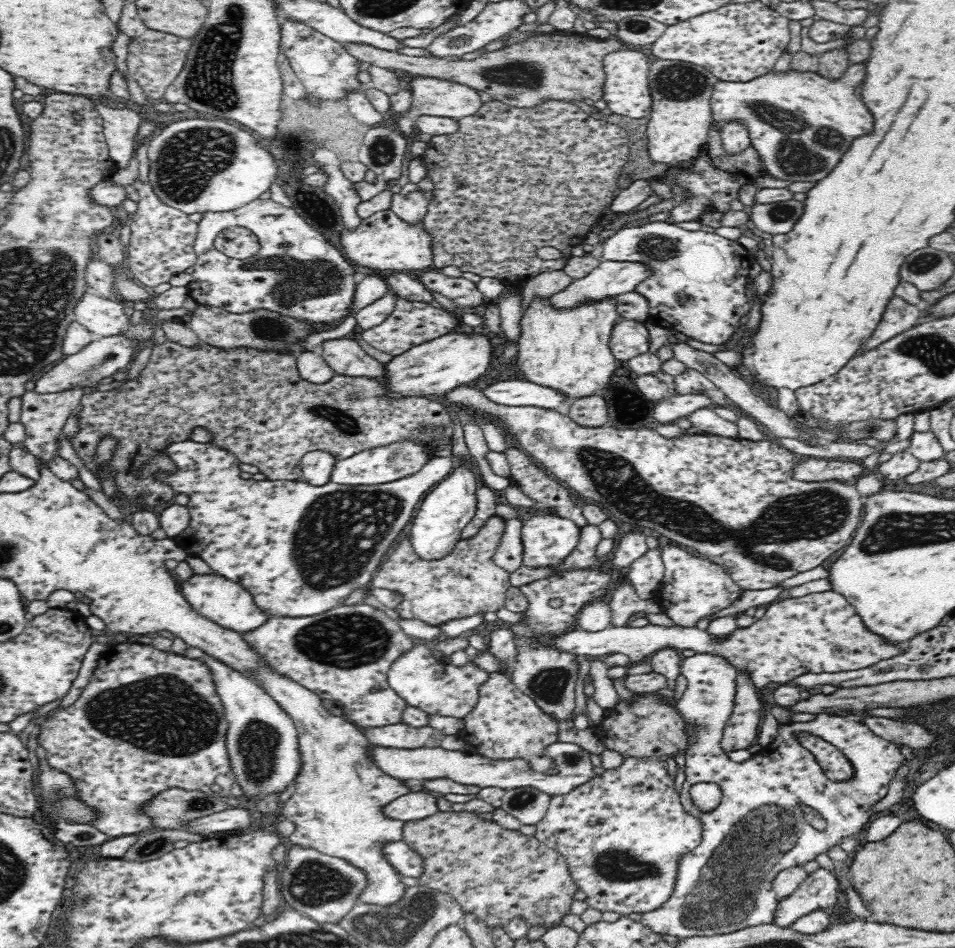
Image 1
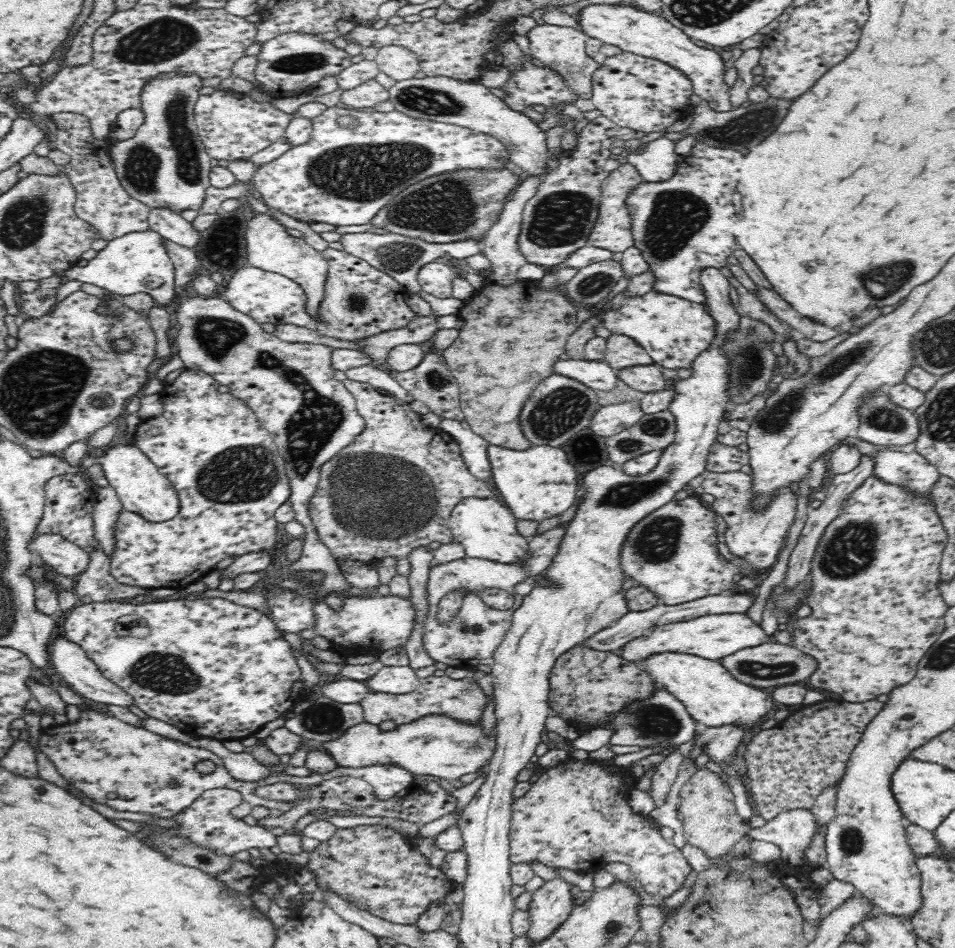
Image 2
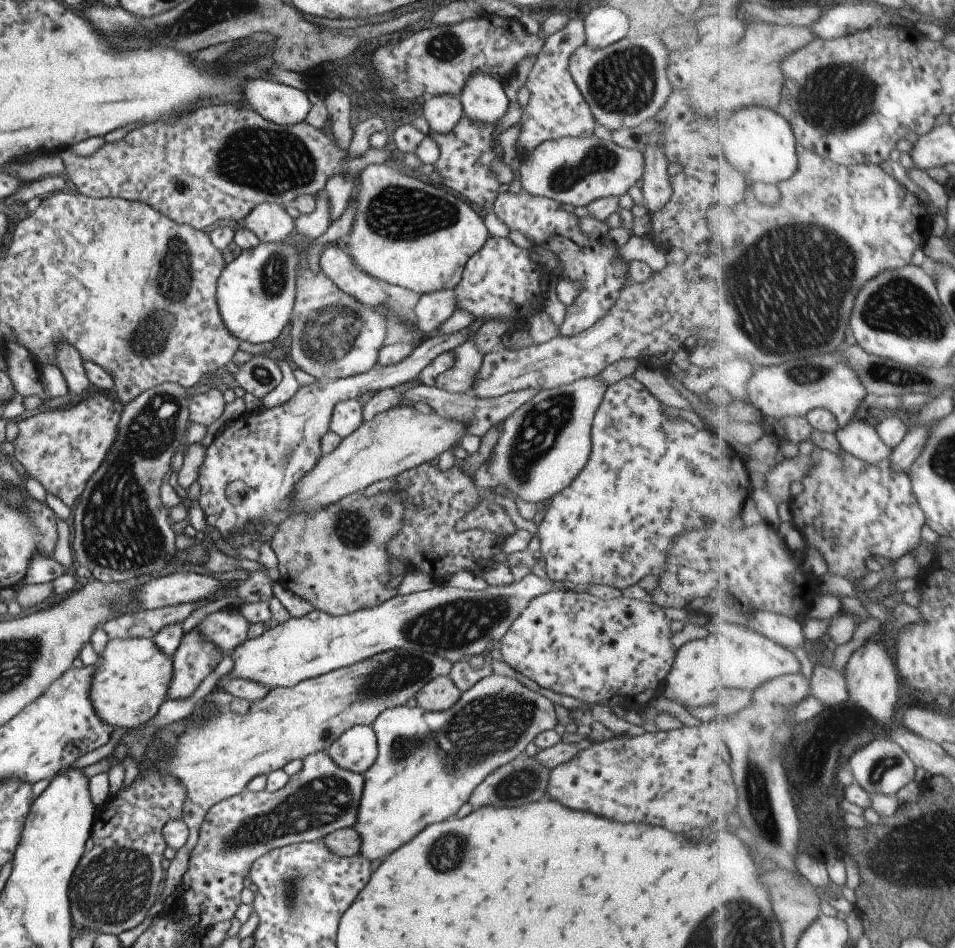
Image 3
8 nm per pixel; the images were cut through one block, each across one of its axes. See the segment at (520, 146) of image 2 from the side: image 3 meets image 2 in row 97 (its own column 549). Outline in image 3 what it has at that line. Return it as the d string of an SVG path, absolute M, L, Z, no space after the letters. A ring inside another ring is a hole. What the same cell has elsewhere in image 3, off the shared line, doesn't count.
M591 376L537 392L501 424L490 460L471 479L475 488L504 487L531 504L551 500L577 478L587 462L592 418L606 390L603 380Z

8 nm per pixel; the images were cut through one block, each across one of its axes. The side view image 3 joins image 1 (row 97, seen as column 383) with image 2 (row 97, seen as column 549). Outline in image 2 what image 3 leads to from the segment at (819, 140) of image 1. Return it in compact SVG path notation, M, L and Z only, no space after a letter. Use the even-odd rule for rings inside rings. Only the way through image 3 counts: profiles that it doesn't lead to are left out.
M588 4L580 8L577 22L581 31L597 41L617 46L622 51L640 56L658 59L680 69L688 75L694 89L694 94L708 102L718 102L714 110L726 112L733 108L729 99L729 88L723 81L724 63L720 53L705 47L698 47L683 33L683 30L672 26L665 18L651 12L640 10L634 5L624 4Z

